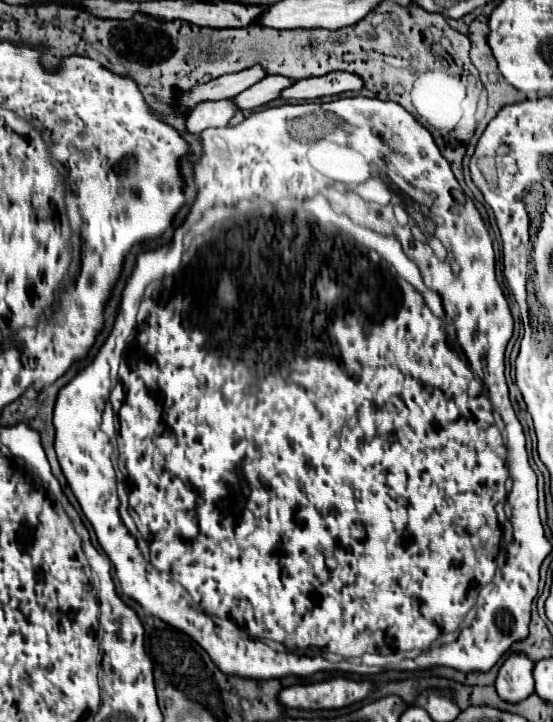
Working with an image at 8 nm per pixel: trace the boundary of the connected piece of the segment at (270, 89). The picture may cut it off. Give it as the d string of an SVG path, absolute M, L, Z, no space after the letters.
M274 74L274 76L268 76L264 80L260 80L258 84L250 86L248 90L240 92L234 100L236 104L242 108L242 110L250 110L250 108L258 108L258 106L264 106L266 102L270 100L276 100L282 96L282 90L294 86L296 80L294 78L284 78L280 74Z

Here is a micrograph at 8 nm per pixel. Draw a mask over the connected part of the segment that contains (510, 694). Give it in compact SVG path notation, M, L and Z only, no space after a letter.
M520 652L510 654L496 678L496 690L500 698L512 704L528 698L534 692L532 670L534 662L530 658L524 658L524 654Z

